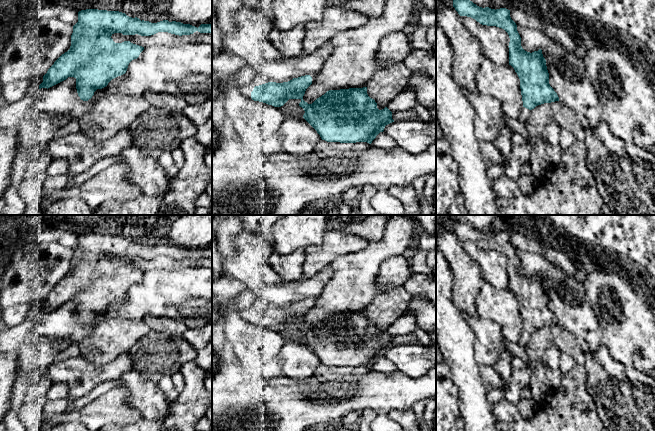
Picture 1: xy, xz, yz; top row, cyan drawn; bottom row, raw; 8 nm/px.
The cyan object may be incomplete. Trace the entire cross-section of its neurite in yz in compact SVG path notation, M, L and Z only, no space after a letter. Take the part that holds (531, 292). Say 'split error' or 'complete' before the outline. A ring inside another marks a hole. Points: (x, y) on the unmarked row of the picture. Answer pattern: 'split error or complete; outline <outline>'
split error; outline M456 218L453 219L453 231L460 240L471 241L482 249L496 250L508 257L509 289L520 303L523 331L518 344L521 347L524 348L529 343L531 334L536 330L559 325L557 317L549 308L549 297L542 274L530 277L522 272L521 261L516 247L510 241L510 234L482 232Z

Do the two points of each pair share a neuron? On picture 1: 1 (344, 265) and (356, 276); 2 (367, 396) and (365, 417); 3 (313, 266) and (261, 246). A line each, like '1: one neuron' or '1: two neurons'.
1: one neuron
2: two neurons
3: two neurons

